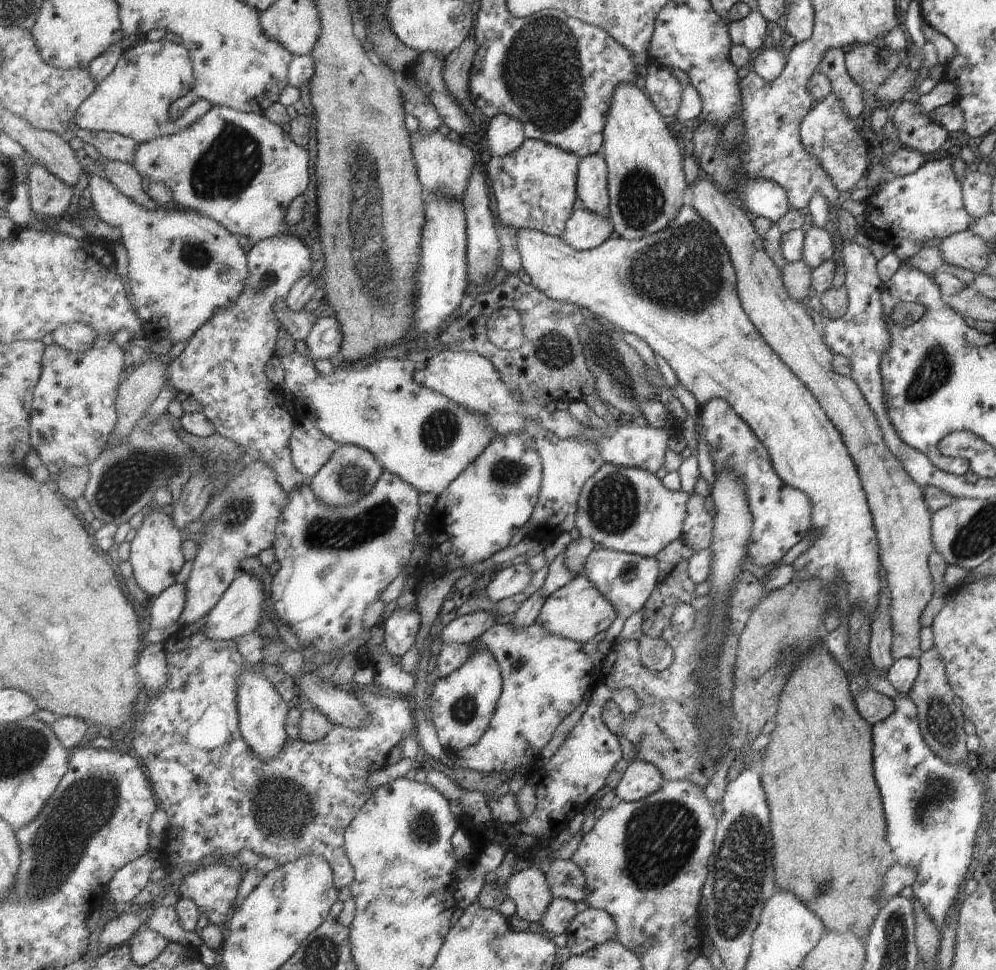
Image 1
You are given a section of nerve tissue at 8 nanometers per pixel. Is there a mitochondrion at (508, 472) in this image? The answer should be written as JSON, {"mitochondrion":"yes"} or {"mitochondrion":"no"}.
{"mitochondrion":"yes"}

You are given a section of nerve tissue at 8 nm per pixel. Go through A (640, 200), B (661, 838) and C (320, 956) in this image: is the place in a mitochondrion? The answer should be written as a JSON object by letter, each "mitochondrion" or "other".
{"A":"mitochondrion","B":"mitochondrion","C":"mitochondrion"}

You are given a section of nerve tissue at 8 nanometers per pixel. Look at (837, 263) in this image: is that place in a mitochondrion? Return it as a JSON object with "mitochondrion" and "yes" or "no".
{"mitochondrion":"no"}

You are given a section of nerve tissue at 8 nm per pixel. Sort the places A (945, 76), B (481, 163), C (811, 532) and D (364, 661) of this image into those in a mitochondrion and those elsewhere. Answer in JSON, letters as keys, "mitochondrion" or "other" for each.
{"A":"other","B":"other","C":"other","D":"other"}

